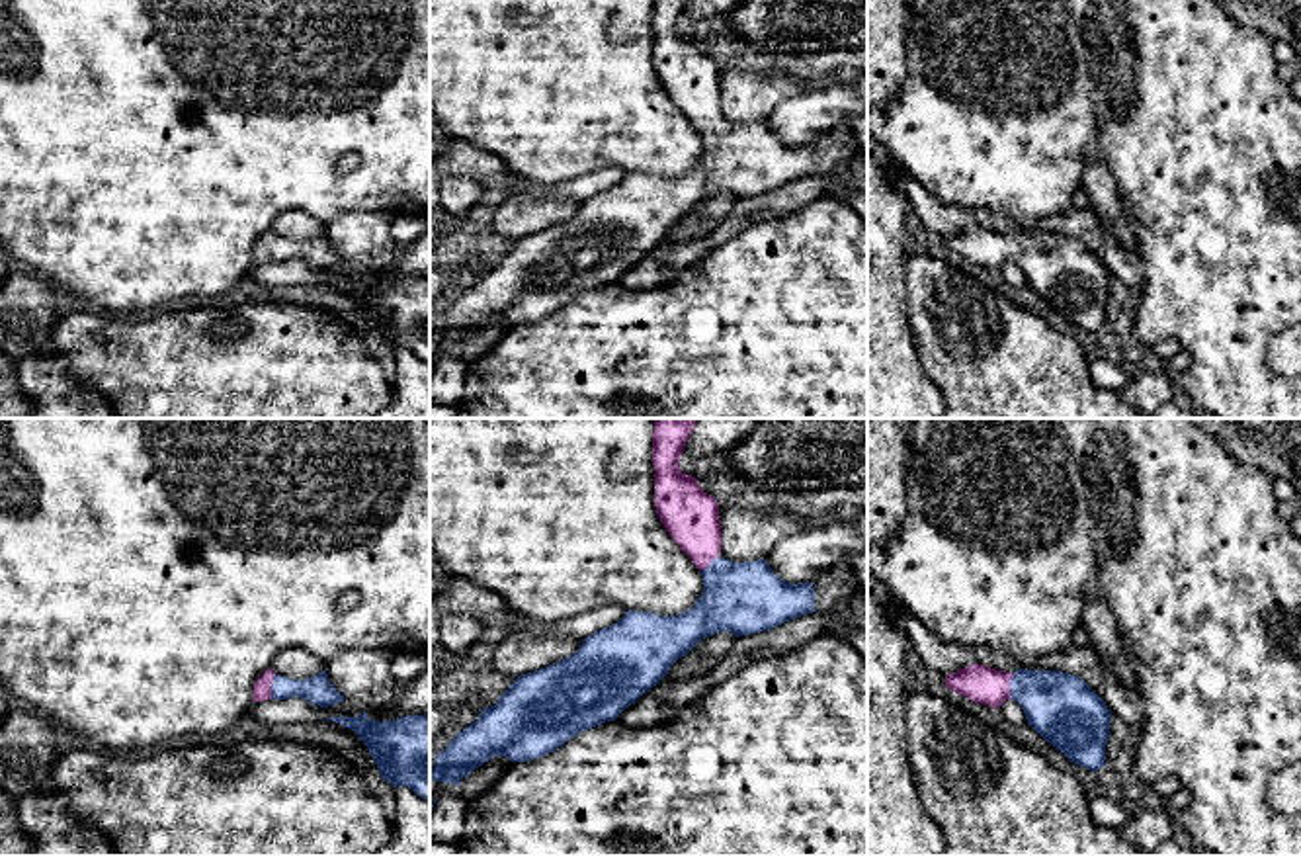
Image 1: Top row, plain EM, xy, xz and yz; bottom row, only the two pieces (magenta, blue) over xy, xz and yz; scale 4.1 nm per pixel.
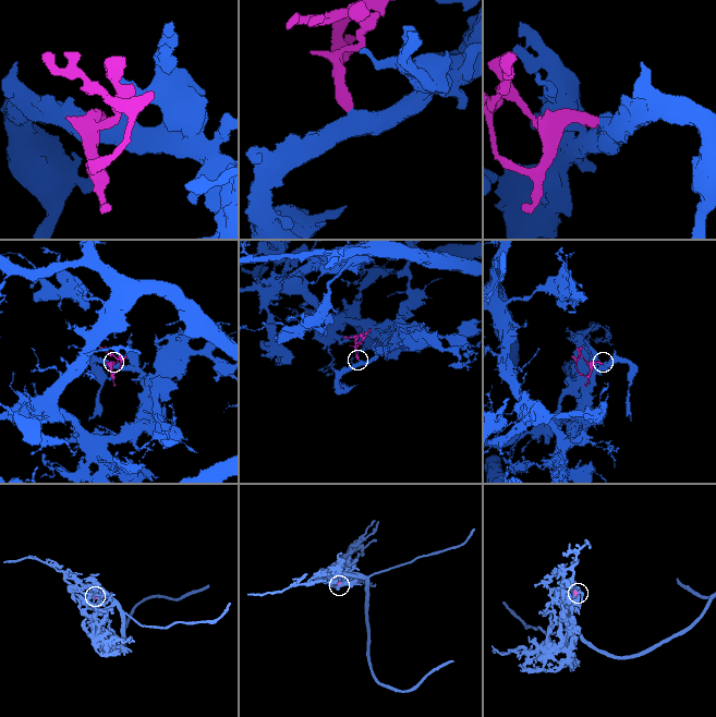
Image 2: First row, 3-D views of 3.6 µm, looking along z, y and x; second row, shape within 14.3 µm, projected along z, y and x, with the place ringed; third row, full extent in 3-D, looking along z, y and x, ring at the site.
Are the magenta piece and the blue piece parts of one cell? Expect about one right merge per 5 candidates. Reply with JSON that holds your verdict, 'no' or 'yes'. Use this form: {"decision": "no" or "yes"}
{"decision": "yes"}

